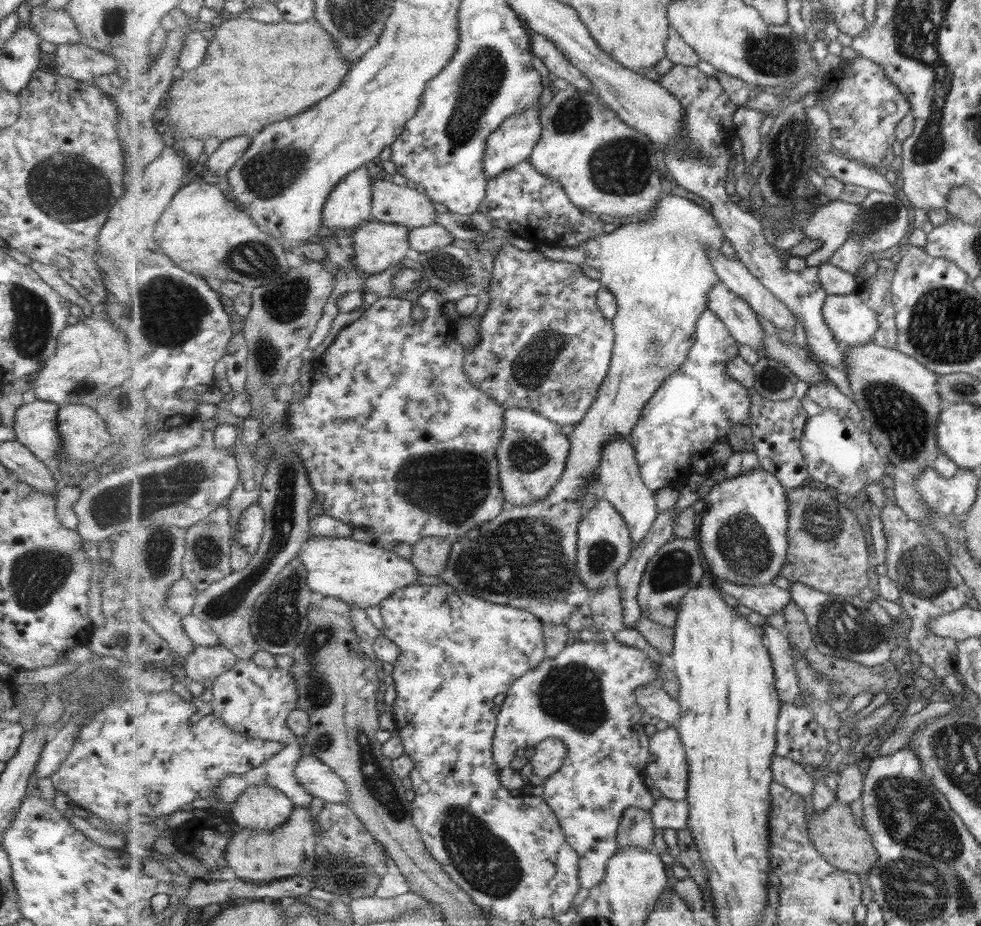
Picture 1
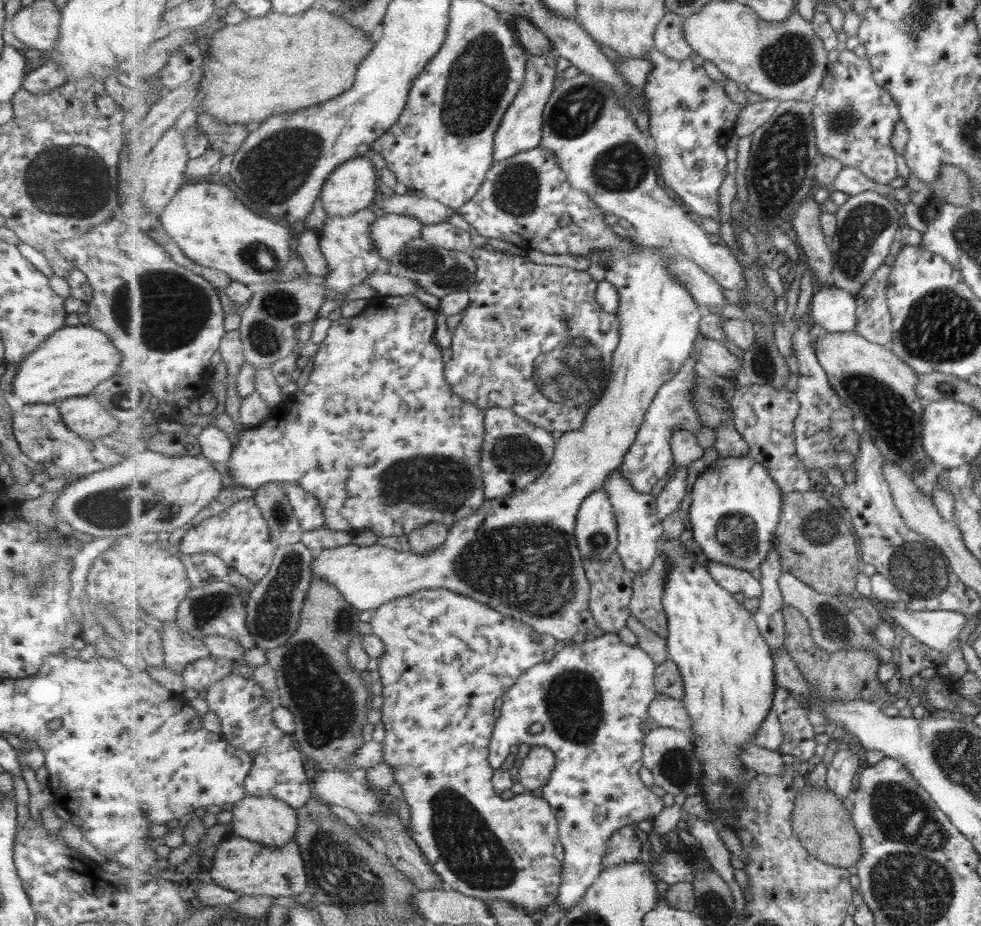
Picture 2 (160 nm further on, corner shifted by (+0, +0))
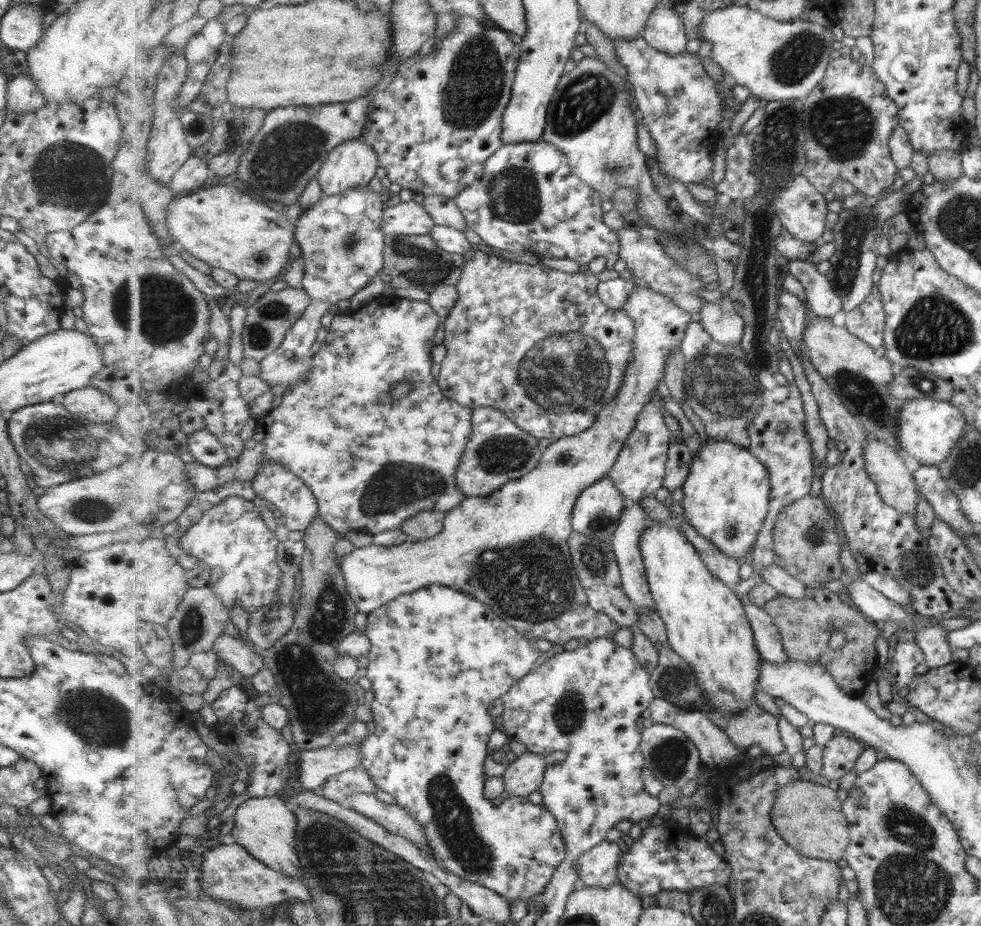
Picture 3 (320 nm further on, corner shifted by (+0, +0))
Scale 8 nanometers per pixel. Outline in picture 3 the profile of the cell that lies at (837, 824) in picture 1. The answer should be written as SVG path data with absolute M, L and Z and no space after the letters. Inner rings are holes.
M797 780L779 788L773 805L772 821L785 843L804 856L834 862L845 860L851 844L851 833L834 784L821 786Z

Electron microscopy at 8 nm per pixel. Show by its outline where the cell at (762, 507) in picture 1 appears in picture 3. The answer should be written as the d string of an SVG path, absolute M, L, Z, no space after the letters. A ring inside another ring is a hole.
M711 438L702 441L701 448L693 457L691 472L685 481L683 492L682 507L685 519L718 546L722 553L741 561L745 555L752 552L771 508L772 482L767 467L748 447L739 446L734 442L712 441Z

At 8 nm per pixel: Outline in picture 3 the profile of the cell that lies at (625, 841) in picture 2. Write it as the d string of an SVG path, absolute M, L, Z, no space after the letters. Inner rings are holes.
M603 842L583 854L576 863L585 887L609 888L618 882L618 866L625 854L626 843Z

